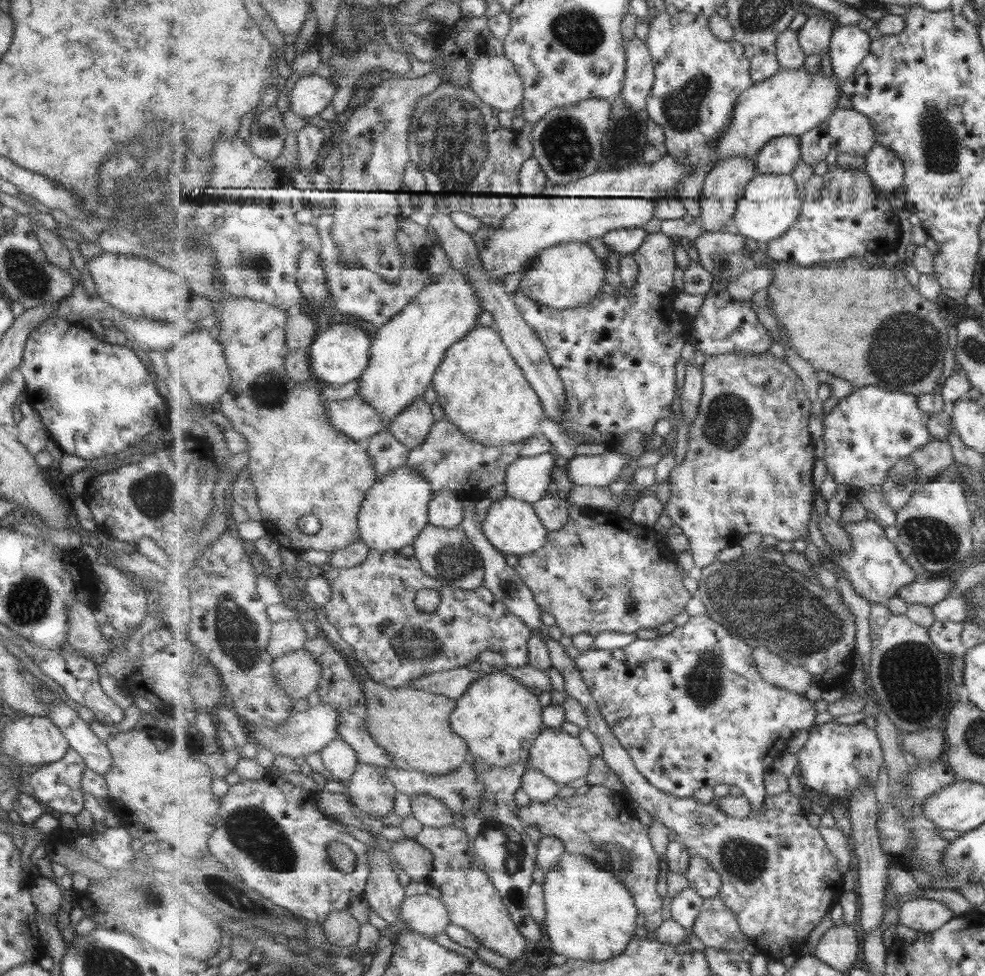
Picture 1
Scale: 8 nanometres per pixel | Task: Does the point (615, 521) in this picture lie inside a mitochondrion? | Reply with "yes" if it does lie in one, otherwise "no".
no

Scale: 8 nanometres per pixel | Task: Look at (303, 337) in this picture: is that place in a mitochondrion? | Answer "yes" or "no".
no

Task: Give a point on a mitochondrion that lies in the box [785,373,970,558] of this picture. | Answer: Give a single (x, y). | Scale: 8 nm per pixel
(905, 478)

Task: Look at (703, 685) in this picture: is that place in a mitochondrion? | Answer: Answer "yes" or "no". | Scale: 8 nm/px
yes

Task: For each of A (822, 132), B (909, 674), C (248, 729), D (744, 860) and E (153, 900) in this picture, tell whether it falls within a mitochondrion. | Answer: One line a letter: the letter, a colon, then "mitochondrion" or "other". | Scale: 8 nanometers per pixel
A: other
B: mitochondrion
C: other
D: mitochondrion
E: mitochondrion

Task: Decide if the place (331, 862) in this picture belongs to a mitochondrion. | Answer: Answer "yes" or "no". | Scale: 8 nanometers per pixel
no

